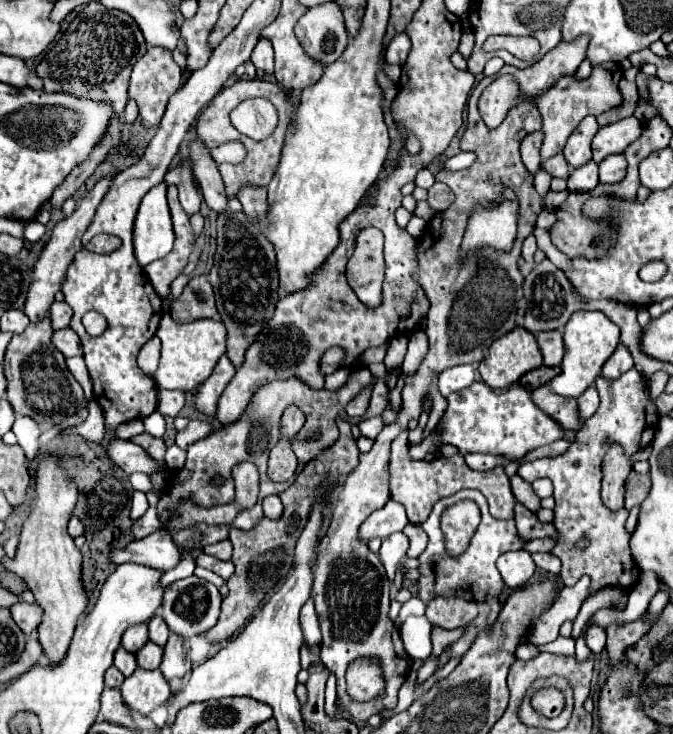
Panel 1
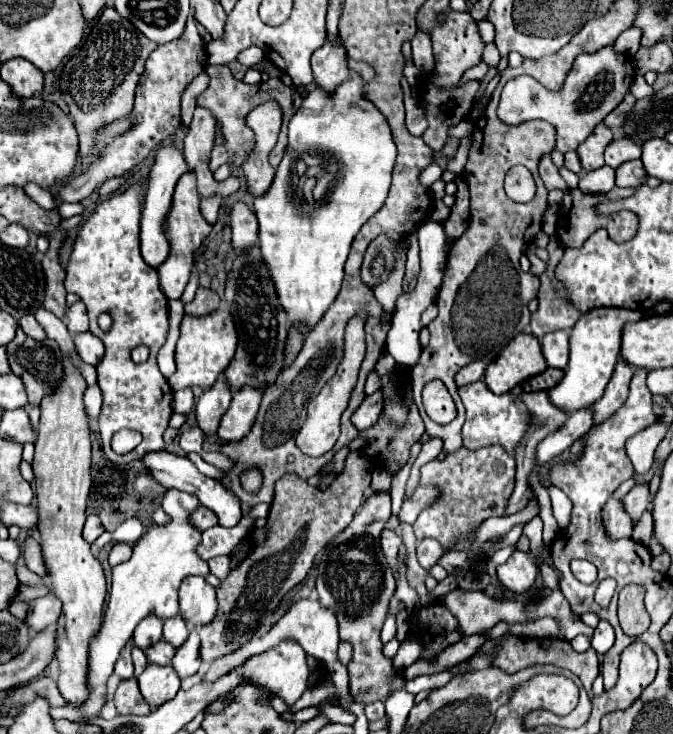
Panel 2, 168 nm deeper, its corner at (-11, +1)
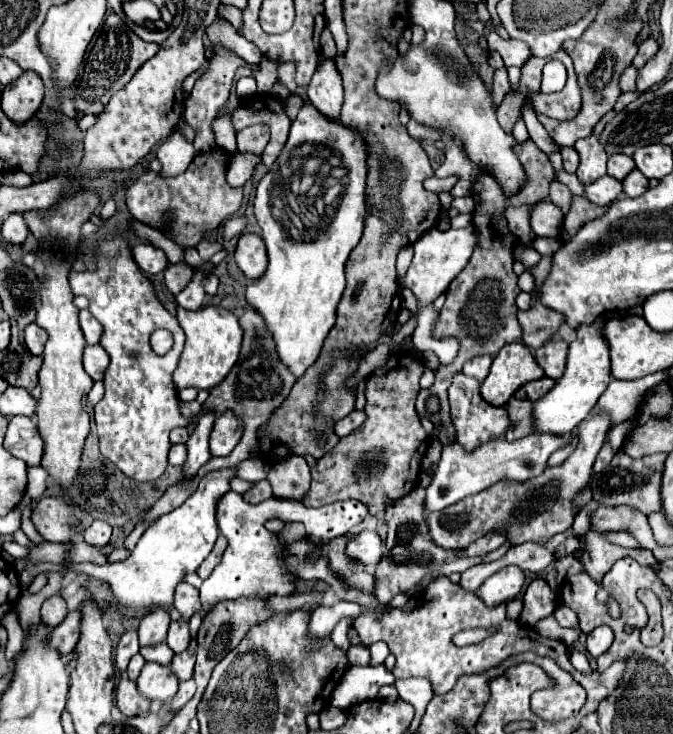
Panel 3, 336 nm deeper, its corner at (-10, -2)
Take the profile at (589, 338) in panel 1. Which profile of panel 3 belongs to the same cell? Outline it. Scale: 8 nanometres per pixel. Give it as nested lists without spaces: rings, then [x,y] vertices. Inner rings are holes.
[[[599,318],[591,326],[579,326],[577,338],[569,344],[569,356],[567,356],[567,368],[561,380],[555,382],[553,390],[547,392],[539,402],[533,402],[533,428],[535,432],[547,432],[547,434],[569,434],[573,432],[595,408],[599,396],[605,392],[605,388],[611,382],[611,362],[609,362],[609,350],[607,342],[603,340],[601,326],[605,318]]]

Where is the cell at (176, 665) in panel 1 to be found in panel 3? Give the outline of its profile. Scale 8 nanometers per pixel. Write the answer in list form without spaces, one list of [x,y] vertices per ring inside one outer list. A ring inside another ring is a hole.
[[[189,646],[183,654],[175,654],[171,662],[171,670],[179,680],[189,680],[193,676],[193,666],[195,666],[195,650]]]

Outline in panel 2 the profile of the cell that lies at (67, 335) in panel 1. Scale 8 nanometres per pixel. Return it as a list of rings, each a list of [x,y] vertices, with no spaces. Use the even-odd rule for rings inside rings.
[[[80,333],[80,335],[76,335],[74,337],[74,345],[76,345],[80,357],[86,363],[90,363],[90,365],[98,365],[98,361],[104,355],[104,345],[92,333]]]

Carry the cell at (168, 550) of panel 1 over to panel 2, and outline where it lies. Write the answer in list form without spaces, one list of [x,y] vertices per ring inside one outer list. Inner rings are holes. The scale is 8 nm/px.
[[[116,543],[116,545],[112,547],[112,551],[110,551],[108,561],[110,561],[110,565],[114,567],[114,565],[118,565],[118,563],[128,561],[130,557],[132,557],[132,545],[130,545],[130,543]]]

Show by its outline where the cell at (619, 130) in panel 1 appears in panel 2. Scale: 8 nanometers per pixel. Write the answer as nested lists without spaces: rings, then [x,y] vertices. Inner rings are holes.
[[[614,139],[606,151],[604,151],[604,159],[606,159],[606,165],[610,165],[612,169],[616,169],[618,165],[626,163],[626,161],[632,161],[632,159],[640,159],[640,151],[642,151],[642,145],[638,143],[632,143],[632,139]]]

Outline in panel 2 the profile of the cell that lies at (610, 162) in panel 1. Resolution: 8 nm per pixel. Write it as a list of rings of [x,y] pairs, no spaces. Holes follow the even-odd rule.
[[[640,159],[622,163],[616,169],[616,185],[618,187],[640,187],[646,183],[646,179],[648,179],[648,175],[646,175]]]

